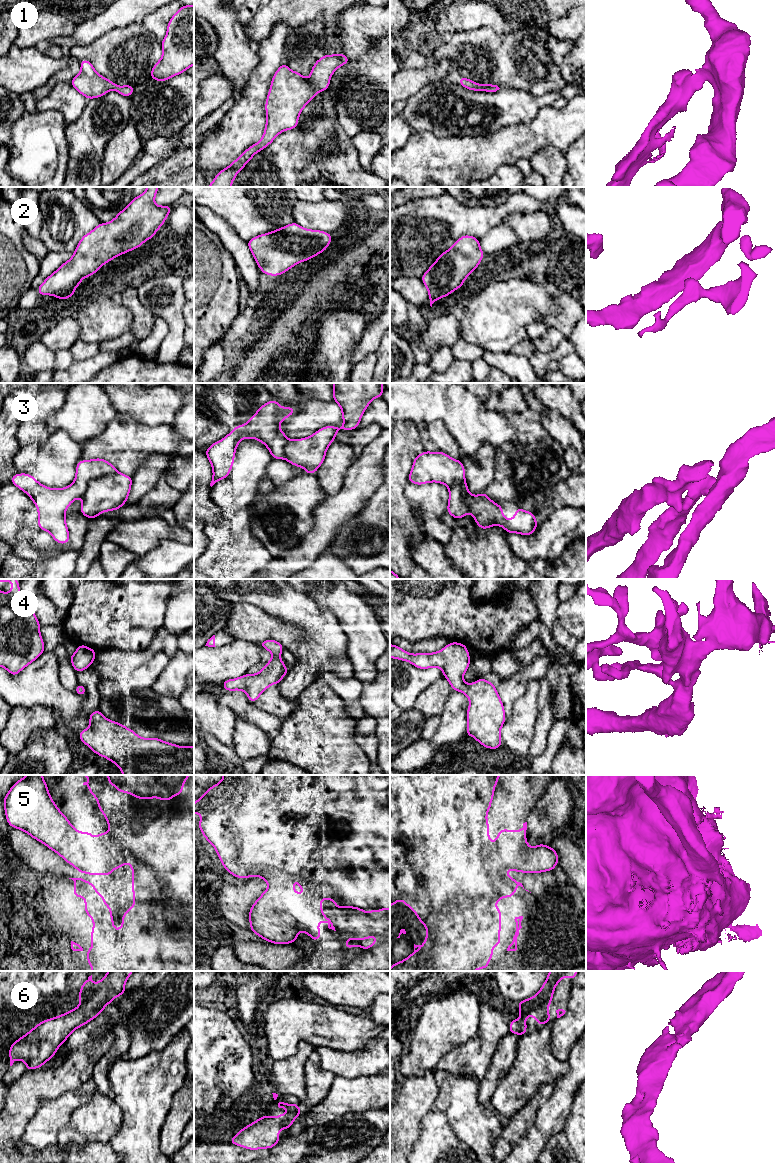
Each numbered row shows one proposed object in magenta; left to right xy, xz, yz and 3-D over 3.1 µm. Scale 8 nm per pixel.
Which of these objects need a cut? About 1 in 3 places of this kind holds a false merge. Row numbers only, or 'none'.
3, 5

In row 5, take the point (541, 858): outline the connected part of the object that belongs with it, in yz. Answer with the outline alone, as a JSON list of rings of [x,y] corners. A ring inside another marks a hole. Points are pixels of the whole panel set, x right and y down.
[[[543,843],[531,847],[531,849],[504,849],[502,851],[505,859],[510,856],[510,864],[512,867],[522,869],[525,873],[541,873],[545,871],[553,871],[558,865],[558,854],[550,846]]]

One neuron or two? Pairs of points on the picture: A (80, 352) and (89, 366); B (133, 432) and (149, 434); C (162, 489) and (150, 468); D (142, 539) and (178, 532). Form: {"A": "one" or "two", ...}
{"A": "two", "B": "one", "C": "two", "D": "one"}

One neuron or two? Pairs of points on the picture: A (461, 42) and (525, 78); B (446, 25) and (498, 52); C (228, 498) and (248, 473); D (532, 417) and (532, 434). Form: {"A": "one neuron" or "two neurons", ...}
{"A": "one neuron", "B": "two neurons", "C": "one neuron", "D": "one neuron"}

